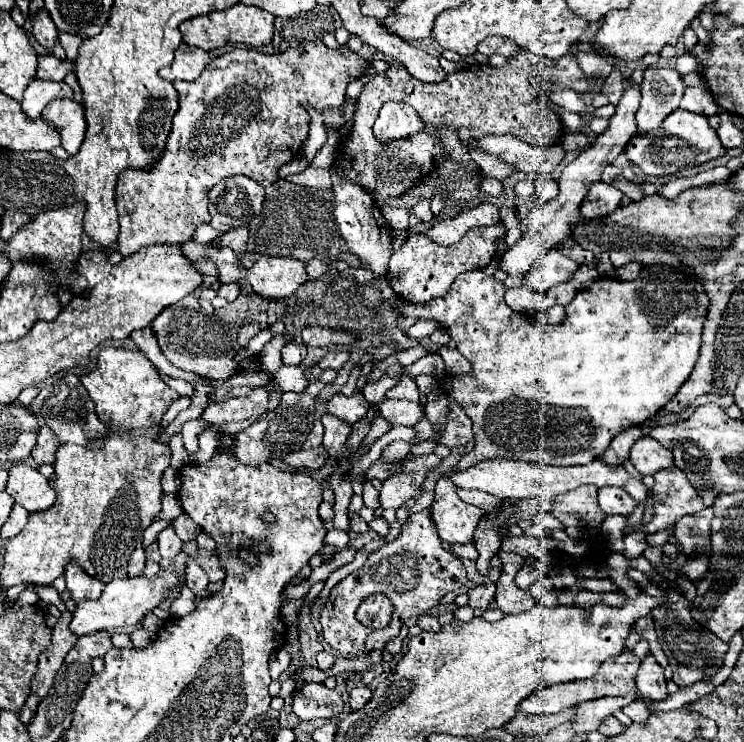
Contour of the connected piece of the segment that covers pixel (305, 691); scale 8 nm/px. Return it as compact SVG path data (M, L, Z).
M309 682L301 686L301 692L293 692L293 712L299 716L299 720L325 720L325 718L337 718L343 710L341 694L335 688L327 688L325 684Z

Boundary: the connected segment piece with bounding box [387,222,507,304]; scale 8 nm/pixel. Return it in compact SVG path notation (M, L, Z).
M501 222L491 226L471 228L463 236L463 240L453 246L439 246L429 242L421 234L411 234L405 246L393 252L389 260L389 270L387 270L387 282L391 284L391 288L401 300L411 304L427 304L433 298L441 298L449 290L457 274L475 270L475 268L485 268L497 252L497 240L505 238L505 234L507 234L507 228Z

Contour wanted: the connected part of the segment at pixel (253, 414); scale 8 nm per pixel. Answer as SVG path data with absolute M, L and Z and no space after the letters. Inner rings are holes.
M259 386L253 388L247 396L209 404L203 412L203 418L209 424L220 426L230 434L236 434L265 414L267 400L269 392L263 386Z

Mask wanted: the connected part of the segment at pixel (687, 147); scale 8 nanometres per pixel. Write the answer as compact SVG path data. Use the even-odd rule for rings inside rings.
M677 108L677 110L673 110L673 114L669 114L669 118L665 118L665 122L661 122L661 126L657 130L653 130L653 134L635 134L629 140L625 154L635 166L639 166L643 170L643 174L663 176L667 166L677 166L677 168L697 166L707 160L723 156L725 148L717 136L717 132L709 126L709 122L703 114L695 114L695 112Z

